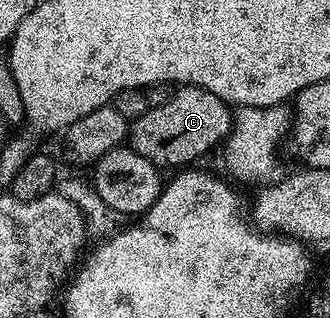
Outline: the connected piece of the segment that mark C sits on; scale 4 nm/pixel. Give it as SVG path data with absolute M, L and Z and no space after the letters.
M182 85L171 94L168 101L164 101L164 105L149 108L141 117L129 124L128 143L136 153L140 153L140 157L152 161L159 169L182 169L195 164L192 162L201 155L208 154L214 146L215 150L225 140L226 134L230 131L231 118L231 108L220 97L216 97L216 93L208 93L208 89L203 87Z

